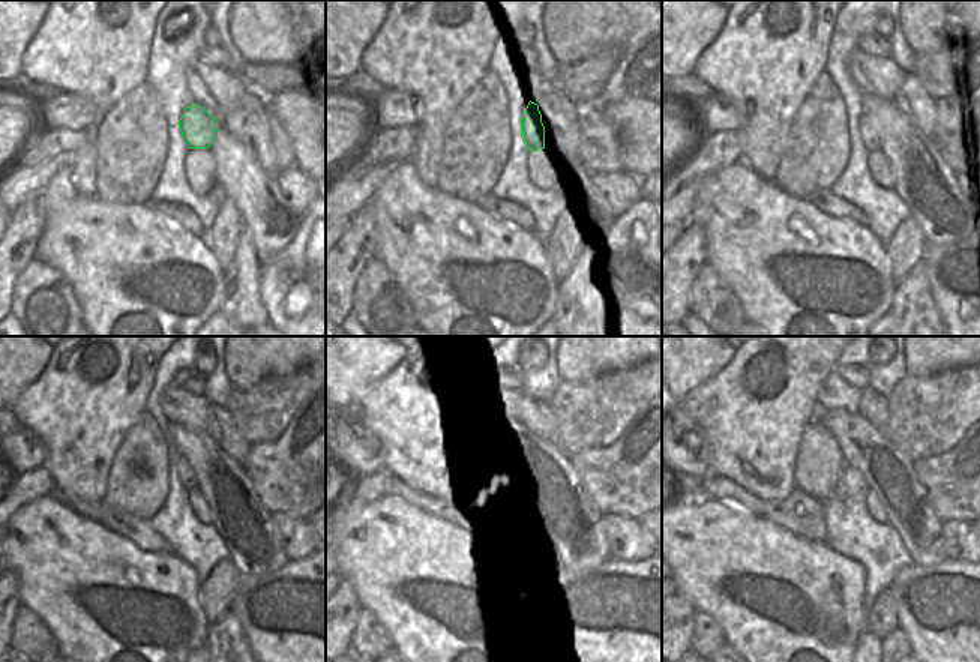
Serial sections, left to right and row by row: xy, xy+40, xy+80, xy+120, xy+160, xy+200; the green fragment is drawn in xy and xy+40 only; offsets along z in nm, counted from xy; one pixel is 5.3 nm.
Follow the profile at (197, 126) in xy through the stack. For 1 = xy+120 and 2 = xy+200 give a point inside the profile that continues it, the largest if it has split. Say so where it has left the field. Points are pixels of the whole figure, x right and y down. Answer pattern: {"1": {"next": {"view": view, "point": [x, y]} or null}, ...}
{"1": {"next": {"view": "xy+120", "point": [186, 478]}}, "2": {"next": {"view": "xy+200", "point": [856, 485]}}}

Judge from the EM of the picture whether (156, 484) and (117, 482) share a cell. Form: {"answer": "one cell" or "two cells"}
{"answer": "one cell"}

